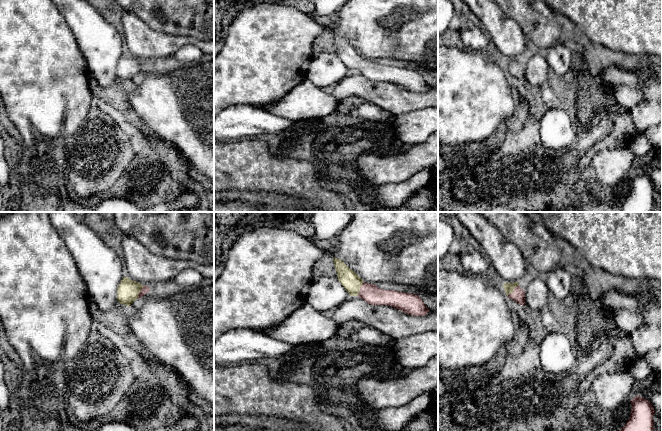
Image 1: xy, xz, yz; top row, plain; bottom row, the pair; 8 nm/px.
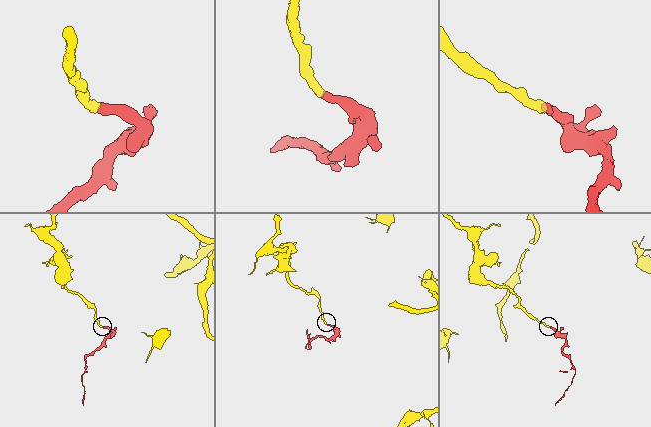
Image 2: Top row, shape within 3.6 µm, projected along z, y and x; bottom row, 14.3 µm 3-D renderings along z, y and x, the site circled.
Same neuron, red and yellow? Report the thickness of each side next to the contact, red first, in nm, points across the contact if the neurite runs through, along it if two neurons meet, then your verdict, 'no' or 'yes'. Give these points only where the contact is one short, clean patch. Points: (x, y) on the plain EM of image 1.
160 nm thick on the red side, 150 nm on the other; runs through xz (370, 69), (360, 65), (352, 59); yes

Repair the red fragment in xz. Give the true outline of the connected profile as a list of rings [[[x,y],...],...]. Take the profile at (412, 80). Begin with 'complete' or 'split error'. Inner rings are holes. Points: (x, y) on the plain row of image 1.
split error; [[[333,34],[337,54],[350,72],[357,72],[370,81],[387,81],[413,92],[425,92],[429,85],[416,70],[384,66],[365,59],[342,36]]]

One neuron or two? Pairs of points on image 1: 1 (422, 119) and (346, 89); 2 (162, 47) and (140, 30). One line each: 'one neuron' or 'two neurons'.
1: two neurons
2: one neuron

